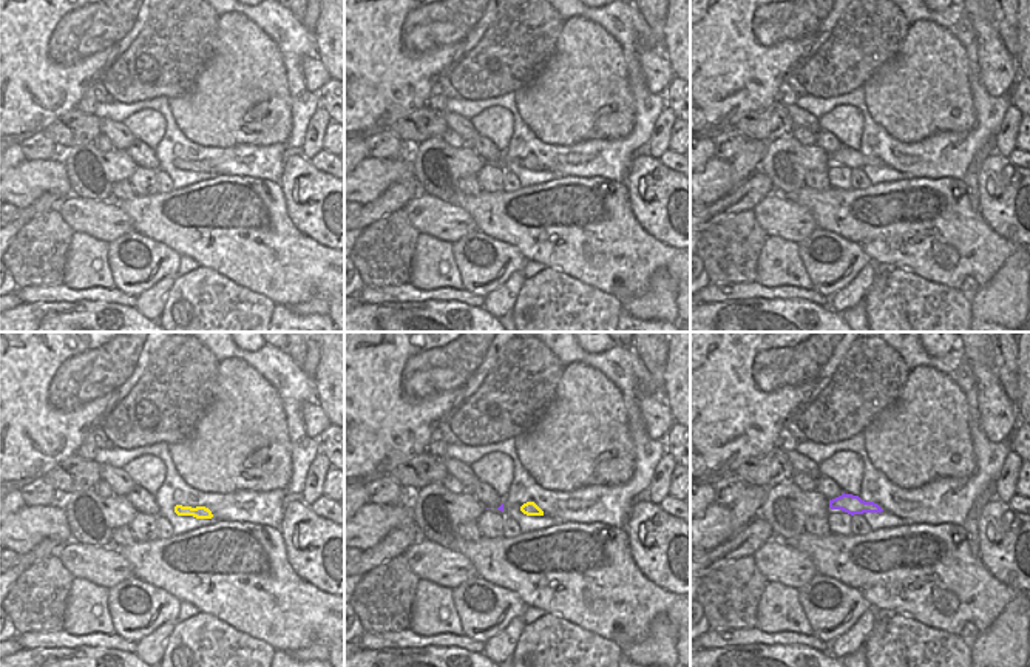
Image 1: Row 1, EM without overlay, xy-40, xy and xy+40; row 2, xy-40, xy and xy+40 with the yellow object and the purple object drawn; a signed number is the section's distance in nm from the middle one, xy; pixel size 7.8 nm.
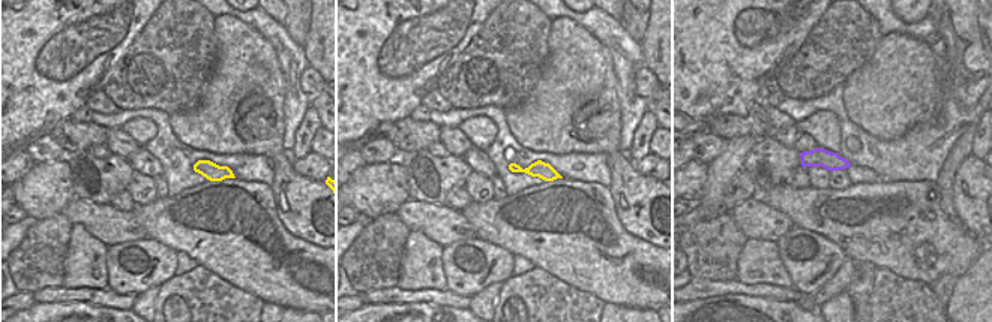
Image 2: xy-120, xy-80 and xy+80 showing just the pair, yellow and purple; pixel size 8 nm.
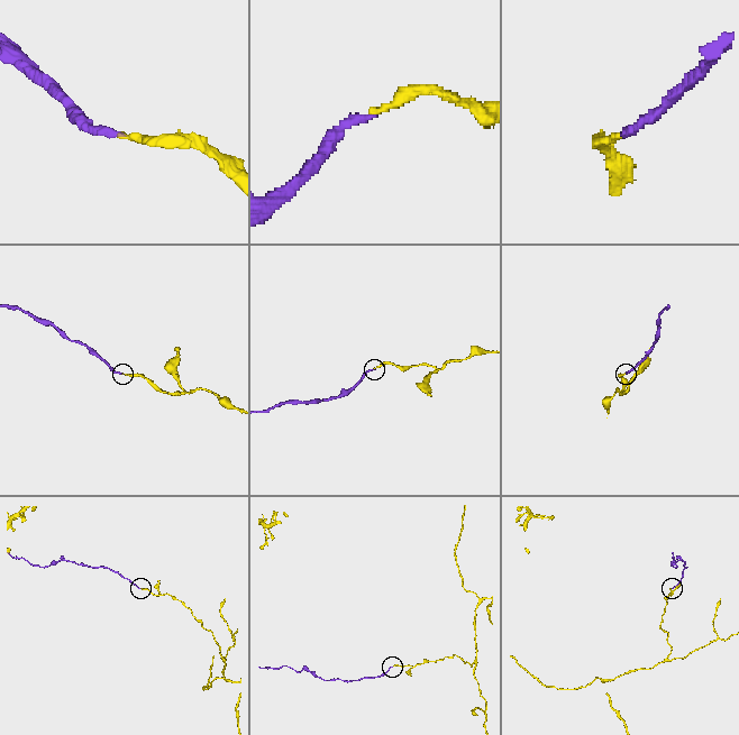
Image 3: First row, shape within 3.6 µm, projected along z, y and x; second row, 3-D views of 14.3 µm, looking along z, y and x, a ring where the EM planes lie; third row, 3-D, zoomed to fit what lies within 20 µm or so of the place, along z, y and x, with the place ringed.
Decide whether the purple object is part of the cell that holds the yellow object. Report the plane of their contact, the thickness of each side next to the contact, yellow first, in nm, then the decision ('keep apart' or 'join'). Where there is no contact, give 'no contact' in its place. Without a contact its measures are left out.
no contact | join

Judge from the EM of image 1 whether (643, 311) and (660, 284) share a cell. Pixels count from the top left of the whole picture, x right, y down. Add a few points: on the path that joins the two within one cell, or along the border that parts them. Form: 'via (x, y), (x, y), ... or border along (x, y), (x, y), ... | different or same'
via (649, 304), (660, 291) | same

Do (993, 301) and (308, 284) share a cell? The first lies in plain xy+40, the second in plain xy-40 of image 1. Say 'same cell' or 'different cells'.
different cells

